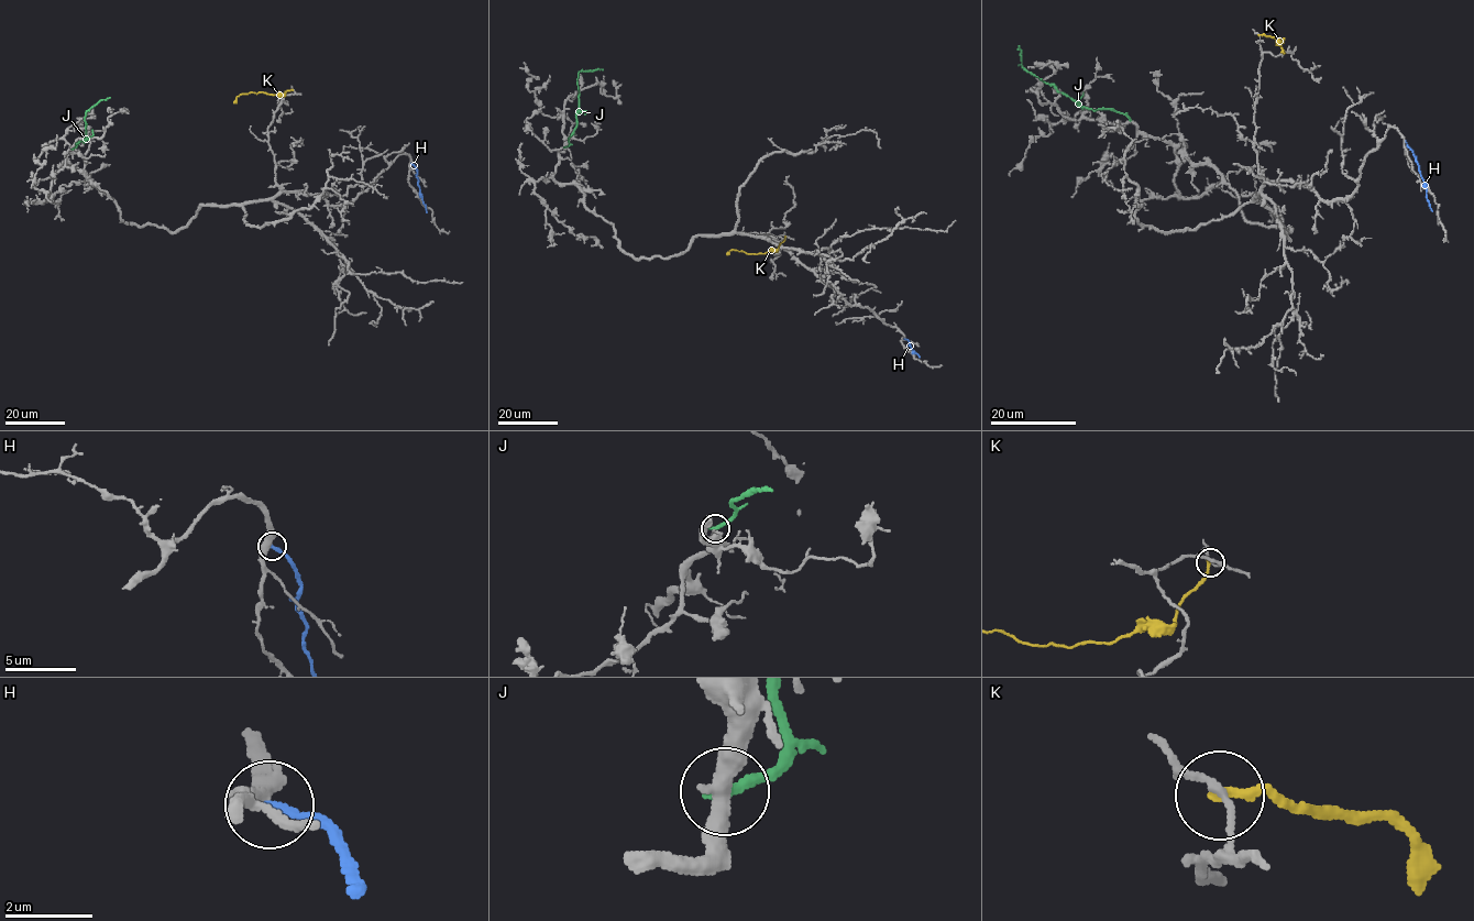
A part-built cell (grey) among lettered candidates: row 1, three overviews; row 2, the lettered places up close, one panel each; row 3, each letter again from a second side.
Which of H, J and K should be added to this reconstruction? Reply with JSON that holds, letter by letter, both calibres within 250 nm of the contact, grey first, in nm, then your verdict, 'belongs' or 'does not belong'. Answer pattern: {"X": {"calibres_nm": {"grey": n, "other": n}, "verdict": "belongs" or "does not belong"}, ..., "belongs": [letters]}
{"H": {"calibres_nm": {"grey": 440, "other": 190}, "verdict": "does not belong"}, "J": {"calibres_nm": {"grey": 440, "other": 280}, "verdict": "does not belong"}, "K": {"calibres_nm": {"grey": 150, "other": 240}, "verdict": "does not belong"}, "belongs": []}

